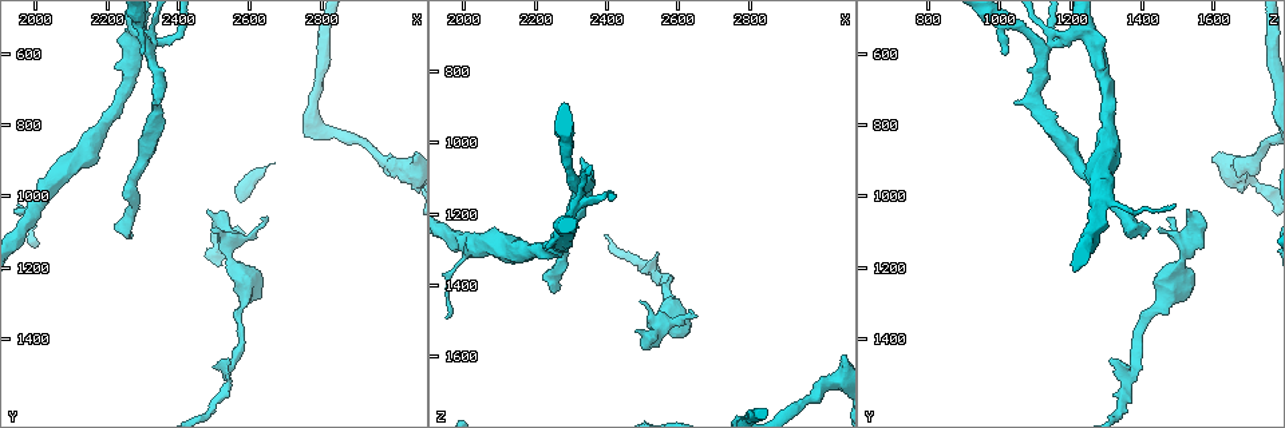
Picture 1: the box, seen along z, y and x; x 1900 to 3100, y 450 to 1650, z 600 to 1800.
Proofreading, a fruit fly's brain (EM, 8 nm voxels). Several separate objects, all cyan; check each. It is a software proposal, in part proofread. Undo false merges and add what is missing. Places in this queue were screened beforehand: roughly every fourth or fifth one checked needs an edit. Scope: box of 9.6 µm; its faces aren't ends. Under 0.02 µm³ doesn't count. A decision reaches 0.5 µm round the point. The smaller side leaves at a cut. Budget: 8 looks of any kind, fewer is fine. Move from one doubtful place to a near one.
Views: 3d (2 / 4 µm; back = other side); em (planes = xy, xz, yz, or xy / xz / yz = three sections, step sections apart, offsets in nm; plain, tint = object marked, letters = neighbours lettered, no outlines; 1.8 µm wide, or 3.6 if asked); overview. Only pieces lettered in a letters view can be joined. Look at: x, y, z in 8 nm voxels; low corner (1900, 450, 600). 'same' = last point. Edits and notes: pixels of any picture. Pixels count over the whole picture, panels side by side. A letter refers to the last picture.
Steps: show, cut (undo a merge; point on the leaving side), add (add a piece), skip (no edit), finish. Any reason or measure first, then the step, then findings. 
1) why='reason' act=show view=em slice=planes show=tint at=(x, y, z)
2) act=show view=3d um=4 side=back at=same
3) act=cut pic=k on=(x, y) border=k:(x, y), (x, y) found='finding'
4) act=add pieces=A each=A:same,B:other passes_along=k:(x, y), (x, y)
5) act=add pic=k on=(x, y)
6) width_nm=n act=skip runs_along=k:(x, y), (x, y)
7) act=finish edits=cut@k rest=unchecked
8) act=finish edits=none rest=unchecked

why='branch stops here' act=show view=3d um=2 at=(2640, 1070, 1460)

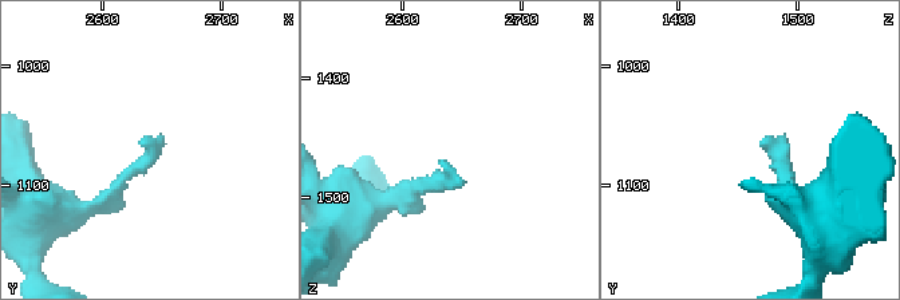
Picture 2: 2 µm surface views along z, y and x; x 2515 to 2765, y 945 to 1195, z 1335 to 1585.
why='now the EM' act=show view=em slice=planes show=letters at=(2638, 1064, 1466)

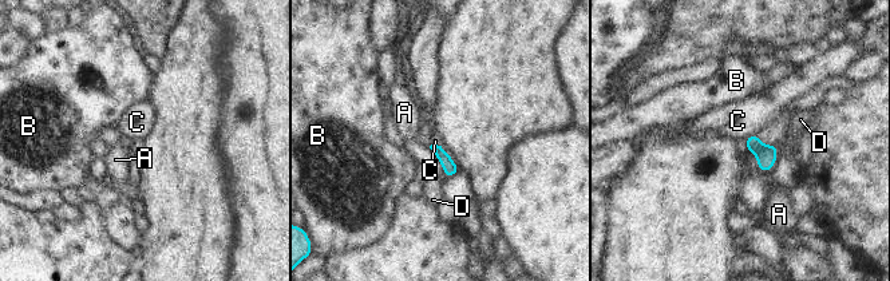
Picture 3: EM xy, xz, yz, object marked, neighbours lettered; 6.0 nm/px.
act=skip each=A:other,B:other,C:other,D:other border=3:(755, 133), (744, 142) found='none of them fits'

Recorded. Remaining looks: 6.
why='an open end' act=show view=3d um=4 at=(2540, 1470, 1320)

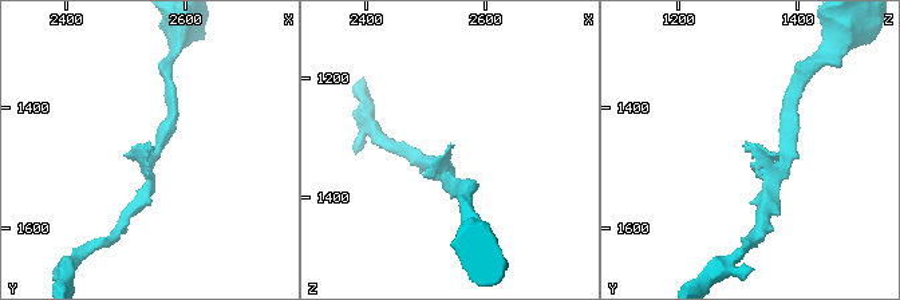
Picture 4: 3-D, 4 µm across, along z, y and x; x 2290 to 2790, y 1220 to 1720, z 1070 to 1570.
act=show view=em um=3.6 slice=xz step=8 show=letters at=(2540, 1465, 1305)

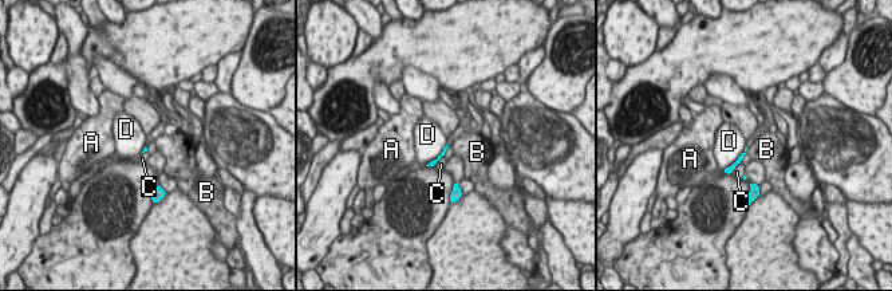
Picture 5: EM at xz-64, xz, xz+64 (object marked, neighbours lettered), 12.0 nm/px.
act=show view=em um=3.6 slice=planes show=letters at=same

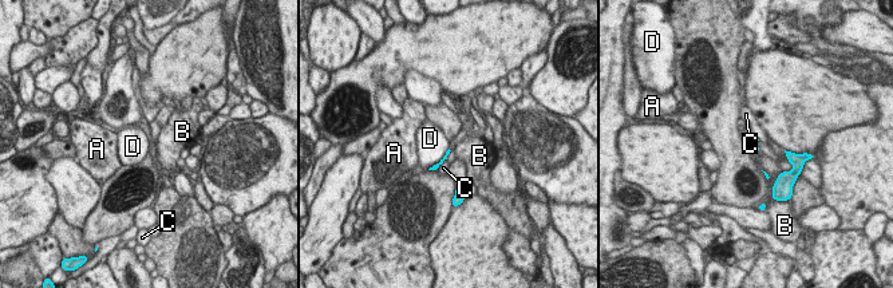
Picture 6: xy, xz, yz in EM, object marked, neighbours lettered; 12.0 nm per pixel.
act=skip each=A:other,B:other,C:other,D:other border=6:(449, 149), (429, 169) found='none of them fits'

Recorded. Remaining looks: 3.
why='four arms meet' act=show view=3d um=2 at=(2290, 530, 1240)

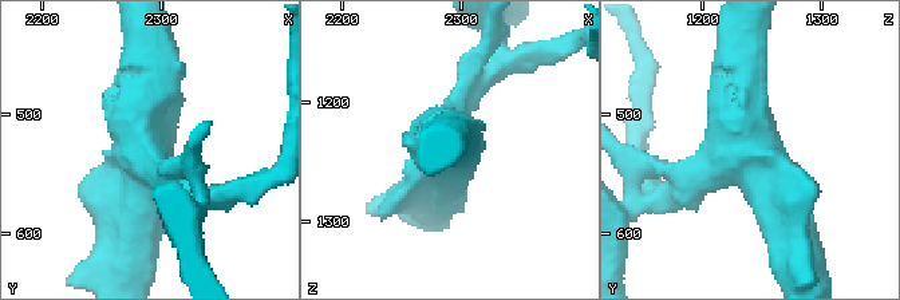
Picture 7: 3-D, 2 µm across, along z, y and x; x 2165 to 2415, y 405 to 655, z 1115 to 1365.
arms=4 act=show view=em slice=xy step=4 show=letters at=(2284, 538, 1238)

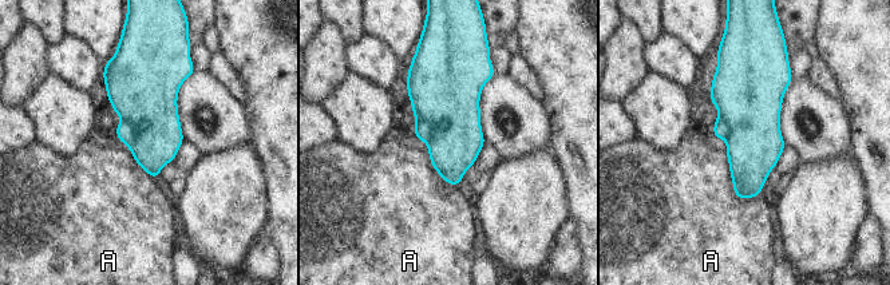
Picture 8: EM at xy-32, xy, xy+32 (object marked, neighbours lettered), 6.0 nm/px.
act=cut pic=8 on=(125, 134) each=A:other border=8:(122, 122), (134, 131), (130, 150) found='a second neuron is stuck on'

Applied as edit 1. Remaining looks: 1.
act=finish edits=cut@8 rest=unchecked

